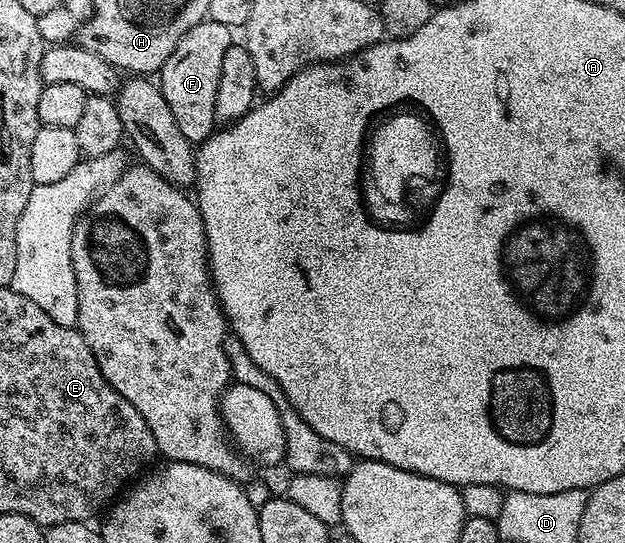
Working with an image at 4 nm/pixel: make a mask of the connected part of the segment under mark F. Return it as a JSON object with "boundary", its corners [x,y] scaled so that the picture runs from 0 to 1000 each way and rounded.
{"boundary":[[[331,35],[314,42],[314,50],[307,50],[307,57],[301,57],[301,64],[288,72],[288,79],[282,79],[275,101],[269,101],[269,109],[259,118],[256,129],[259,173],[269,197],[275,197],[275,219],[282,219],[282,234],[288,234],[294,256],[301,256],[306,263],[331,260],[338,245],[344,243],[346,160],[352,153],[352,122],[358,110],[358,94],[365,94],[370,79],[371,57],[358,50],[358,42],[346,42]]]}

